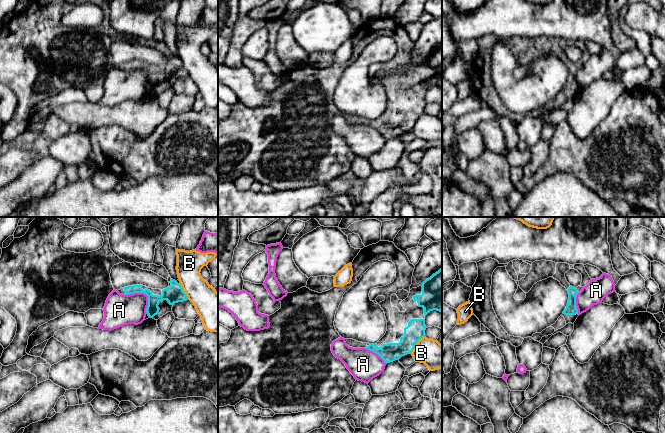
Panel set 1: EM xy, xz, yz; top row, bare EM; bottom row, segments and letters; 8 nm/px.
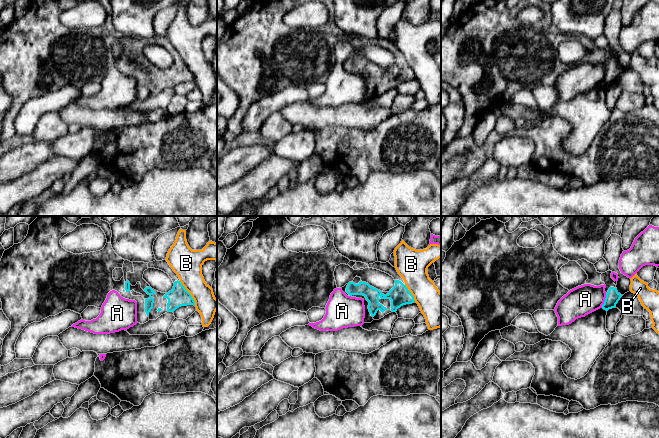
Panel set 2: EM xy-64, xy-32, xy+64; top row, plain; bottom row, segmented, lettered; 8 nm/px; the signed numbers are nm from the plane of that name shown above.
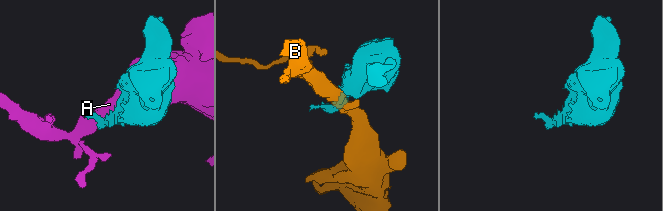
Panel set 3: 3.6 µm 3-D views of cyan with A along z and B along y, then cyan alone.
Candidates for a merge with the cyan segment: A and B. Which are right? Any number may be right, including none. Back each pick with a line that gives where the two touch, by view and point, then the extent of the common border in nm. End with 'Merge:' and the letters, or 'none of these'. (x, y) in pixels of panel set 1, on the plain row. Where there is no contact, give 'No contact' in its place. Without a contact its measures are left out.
Merge: none of these

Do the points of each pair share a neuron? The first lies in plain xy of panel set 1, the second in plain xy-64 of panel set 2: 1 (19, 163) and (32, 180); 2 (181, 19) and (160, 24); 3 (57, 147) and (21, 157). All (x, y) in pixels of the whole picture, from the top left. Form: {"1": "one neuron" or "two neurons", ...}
{"1": "two neurons", "2": "two neurons", "3": "two neurons"}

